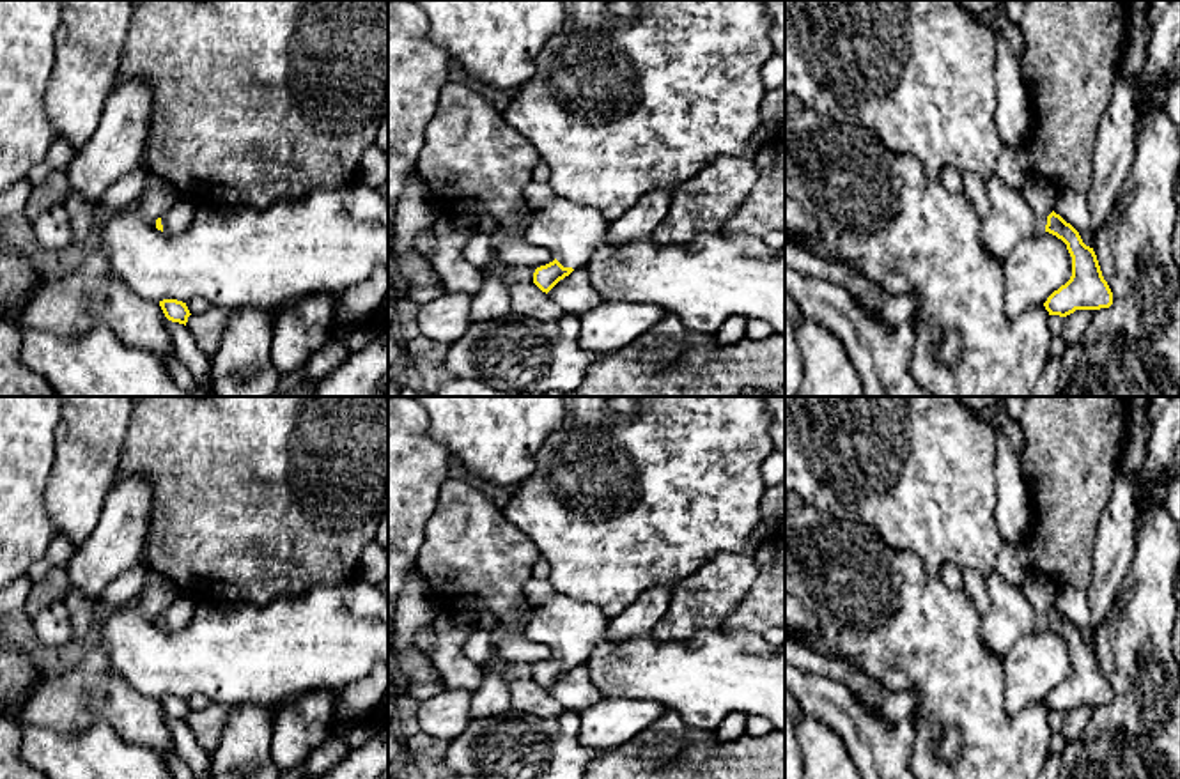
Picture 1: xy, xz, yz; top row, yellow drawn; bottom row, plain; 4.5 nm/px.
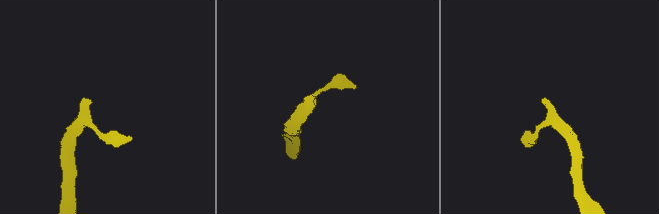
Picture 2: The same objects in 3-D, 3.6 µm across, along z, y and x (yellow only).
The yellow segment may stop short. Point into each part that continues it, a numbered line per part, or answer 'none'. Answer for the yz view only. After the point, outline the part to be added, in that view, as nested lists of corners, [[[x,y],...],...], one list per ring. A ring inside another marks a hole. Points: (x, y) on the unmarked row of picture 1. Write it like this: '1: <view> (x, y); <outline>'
1: yz (1010, 617); [[[998,572],[985,584],[990,605],[982,618],[980,637],[989,652],[1003,659],[1021,637],[1045,629],[1047,613],[1036,613],[1022,586],[1008,584]]]

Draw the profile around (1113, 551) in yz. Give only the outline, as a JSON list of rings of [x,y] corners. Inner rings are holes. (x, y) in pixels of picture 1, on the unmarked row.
[[[1114,474],[1113,489],[1097,524],[1093,575],[1086,590],[1091,625],[1097,629],[1109,609],[1129,570],[1134,554],[1136,490],[1132,483]]]

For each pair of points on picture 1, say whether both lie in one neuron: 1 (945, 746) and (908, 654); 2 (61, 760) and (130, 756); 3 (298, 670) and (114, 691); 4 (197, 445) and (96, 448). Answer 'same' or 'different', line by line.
1: same
2: same
3: different
4: different

